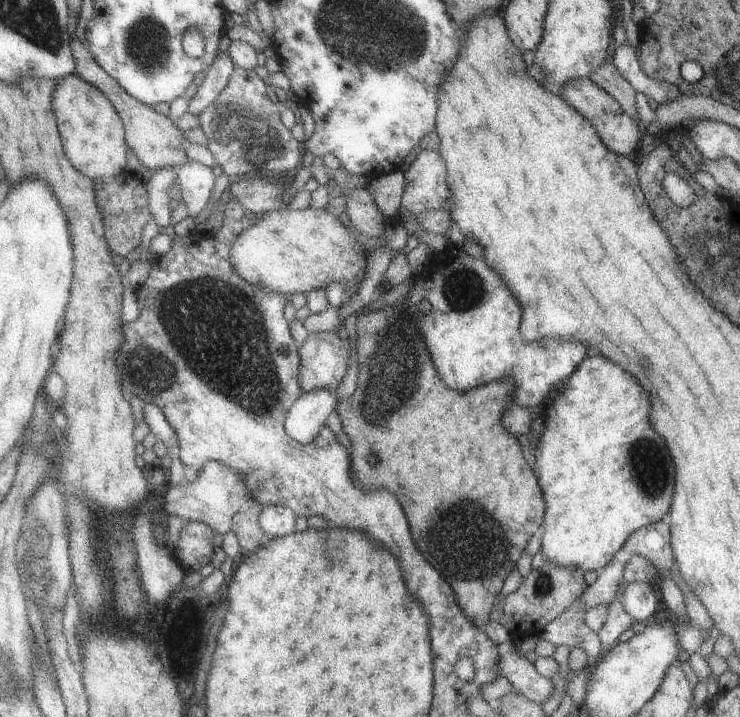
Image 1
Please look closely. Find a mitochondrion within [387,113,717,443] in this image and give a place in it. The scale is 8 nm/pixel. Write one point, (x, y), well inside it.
(463, 289)

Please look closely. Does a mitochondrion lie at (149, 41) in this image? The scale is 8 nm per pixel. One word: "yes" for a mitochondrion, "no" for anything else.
yes

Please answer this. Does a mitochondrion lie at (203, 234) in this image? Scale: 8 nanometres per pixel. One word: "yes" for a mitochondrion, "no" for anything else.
no

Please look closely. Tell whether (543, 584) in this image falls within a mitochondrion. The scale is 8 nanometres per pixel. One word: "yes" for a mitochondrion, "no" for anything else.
yes

